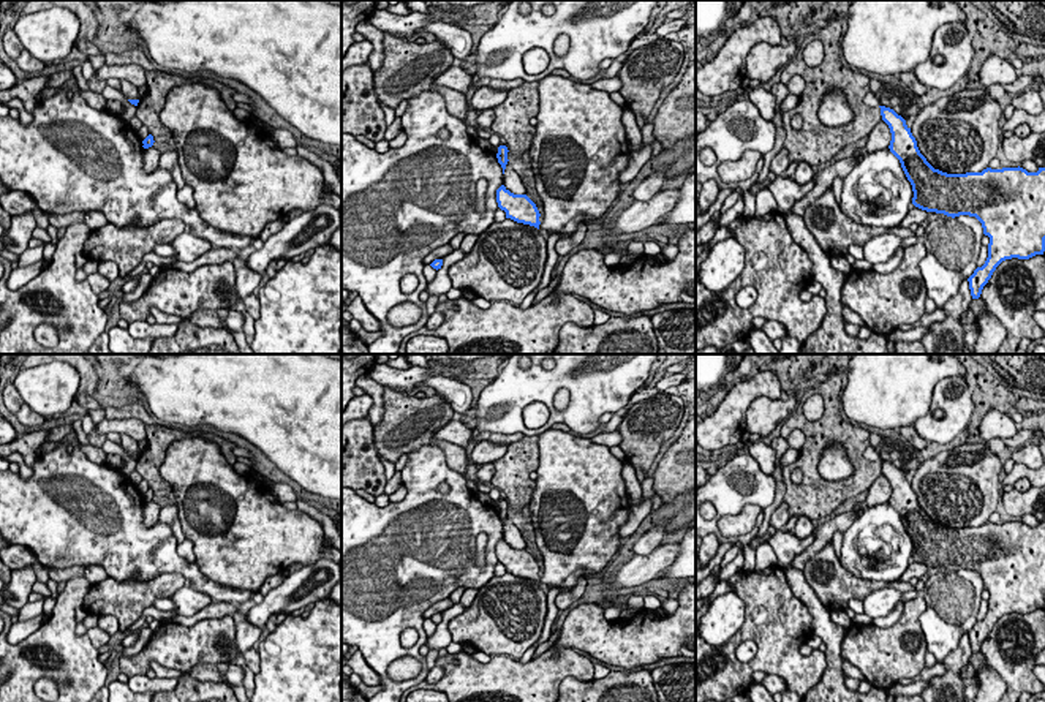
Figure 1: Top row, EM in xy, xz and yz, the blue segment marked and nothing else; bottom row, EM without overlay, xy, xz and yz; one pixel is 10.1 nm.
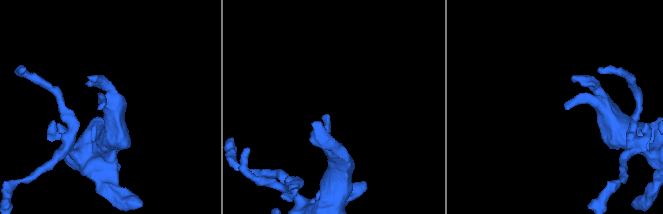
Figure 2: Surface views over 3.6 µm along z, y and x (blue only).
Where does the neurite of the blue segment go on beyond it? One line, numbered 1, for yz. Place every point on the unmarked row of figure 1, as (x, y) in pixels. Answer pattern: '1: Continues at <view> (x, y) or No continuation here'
1: No continuation here

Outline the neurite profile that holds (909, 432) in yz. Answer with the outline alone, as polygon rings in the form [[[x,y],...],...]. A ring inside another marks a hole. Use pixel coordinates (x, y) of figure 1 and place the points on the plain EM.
[[[914,425],[901,427],[896,433],[906,438],[917,451],[923,451],[928,446]]]

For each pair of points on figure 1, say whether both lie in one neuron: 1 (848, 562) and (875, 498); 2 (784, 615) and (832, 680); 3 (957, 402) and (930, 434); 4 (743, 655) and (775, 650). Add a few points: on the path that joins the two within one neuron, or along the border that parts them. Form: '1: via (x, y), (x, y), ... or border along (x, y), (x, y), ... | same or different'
1: border along (887, 501), (871, 505), (862, 513) | different
2: border along (824, 652), (826, 671), (814, 685) | different
3: via (957, 411), (939, 429) | same
4: border along (751, 639), (756, 645), (756, 653), (742, 663) | different

